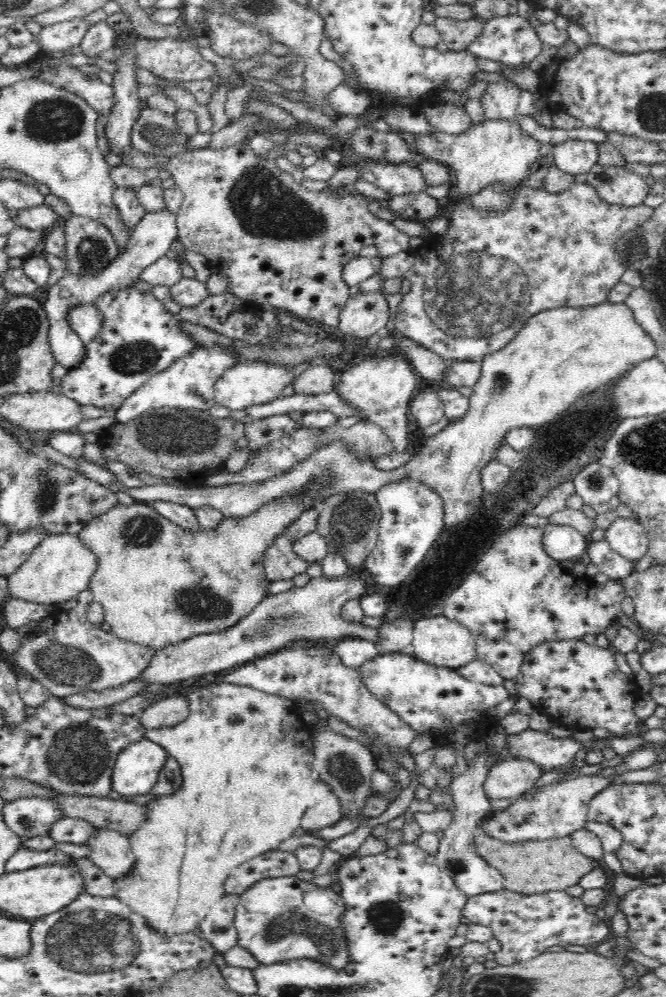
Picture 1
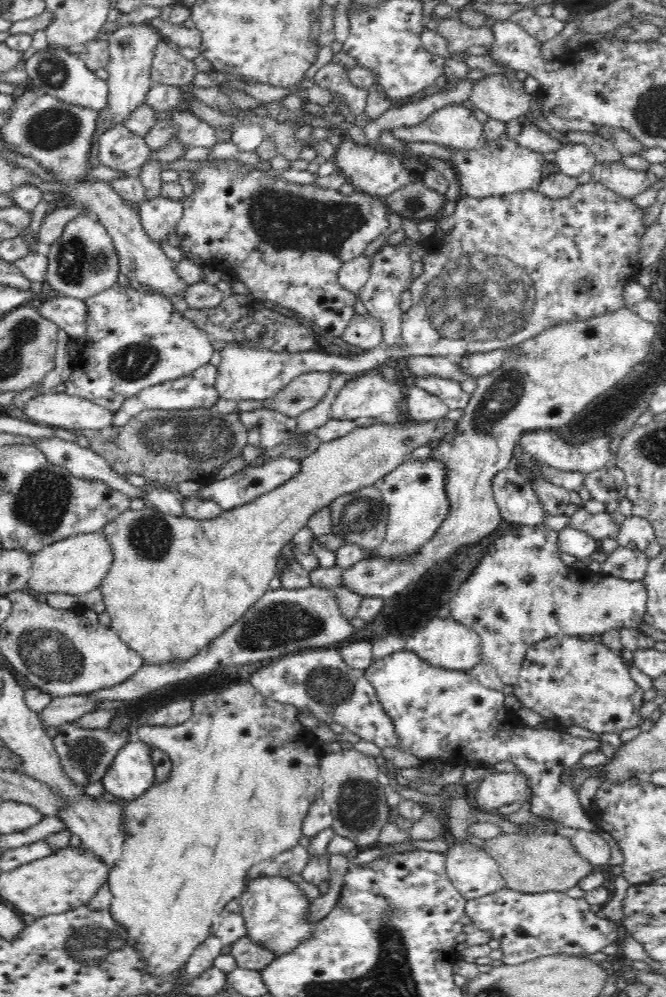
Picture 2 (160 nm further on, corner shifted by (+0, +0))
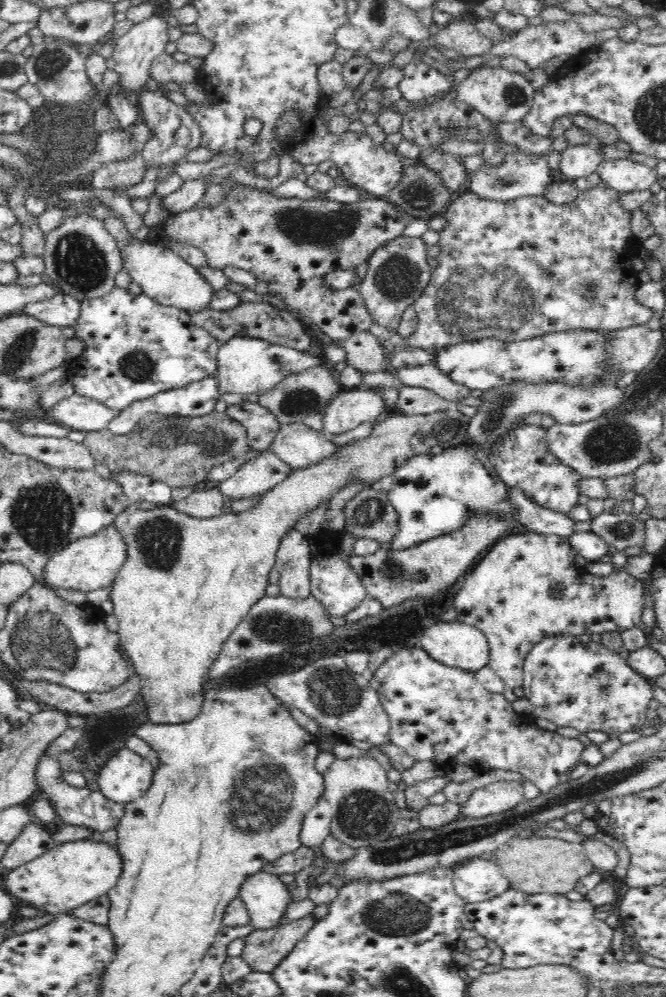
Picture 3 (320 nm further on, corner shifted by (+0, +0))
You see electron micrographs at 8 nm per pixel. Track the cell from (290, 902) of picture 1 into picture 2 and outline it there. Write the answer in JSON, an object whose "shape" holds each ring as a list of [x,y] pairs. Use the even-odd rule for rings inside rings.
{"shape":[[[286,877],[252,878],[247,882],[240,900],[238,907],[245,920],[247,935],[252,940],[258,940],[266,948],[269,946],[277,957],[294,950],[300,940],[312,934],[314,924],[302,919],[311,901],[298,887],[298,883],[291,882]]]}

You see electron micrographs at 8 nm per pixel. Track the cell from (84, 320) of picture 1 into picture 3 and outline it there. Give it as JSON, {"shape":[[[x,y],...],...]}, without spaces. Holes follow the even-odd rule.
{"shape":[[[60,292],[48,300],[24,304],[19,314],[36,317],[52,326],[73,327],[80,314],[80,301],[74,296]]]}

